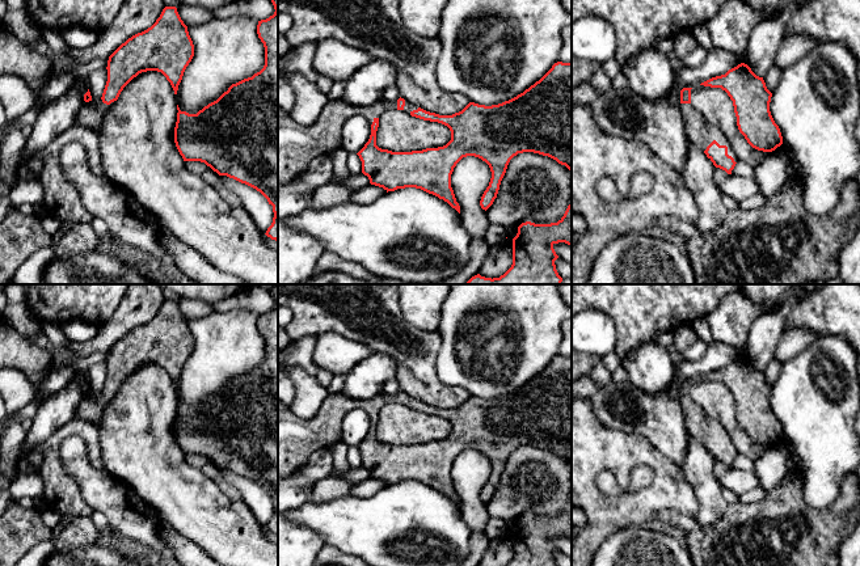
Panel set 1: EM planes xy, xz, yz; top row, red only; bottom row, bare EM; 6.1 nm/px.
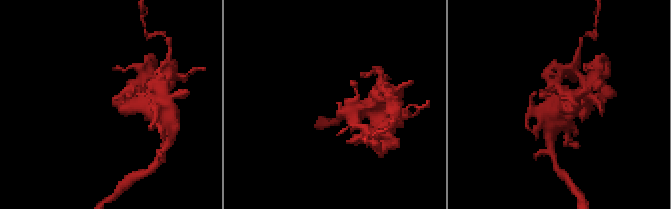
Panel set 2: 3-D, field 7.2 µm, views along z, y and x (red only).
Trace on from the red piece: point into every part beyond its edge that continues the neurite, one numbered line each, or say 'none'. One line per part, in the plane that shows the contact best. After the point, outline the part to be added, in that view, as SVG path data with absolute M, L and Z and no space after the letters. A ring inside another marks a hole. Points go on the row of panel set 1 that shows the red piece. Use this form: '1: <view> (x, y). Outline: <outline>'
1: yz (700, 132). Outline: M680 104L679 109L684 121L687 140L692 145L704 152L707 147L716 140L720 145L726 145L728 155L732 156L735 162L738 161L729 140L720 128L708 122L700 111L692 107L691 104Z

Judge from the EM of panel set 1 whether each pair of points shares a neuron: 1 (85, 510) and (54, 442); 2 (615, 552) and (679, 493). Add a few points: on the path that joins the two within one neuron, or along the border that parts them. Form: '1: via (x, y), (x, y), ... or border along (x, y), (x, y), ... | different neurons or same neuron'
1: via (68, 494), (53, 474), (53, 459) | same neuron
2: border along (640, 526), (628, 526), (610, 535) | different neurons

